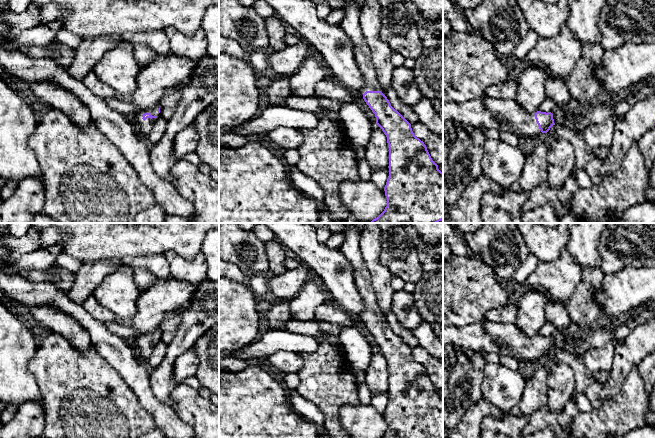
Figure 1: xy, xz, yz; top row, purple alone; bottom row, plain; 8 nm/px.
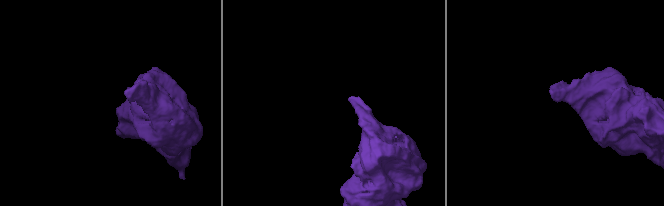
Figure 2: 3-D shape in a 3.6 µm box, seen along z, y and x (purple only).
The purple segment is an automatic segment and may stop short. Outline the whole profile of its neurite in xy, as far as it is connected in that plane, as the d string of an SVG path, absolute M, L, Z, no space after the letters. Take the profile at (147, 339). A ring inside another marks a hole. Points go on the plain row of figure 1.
M159 330L153 332L150 336L143 339L135 341L134 348L137 352L138 357L146 362L151 354L154 343L159 339L160 332Z

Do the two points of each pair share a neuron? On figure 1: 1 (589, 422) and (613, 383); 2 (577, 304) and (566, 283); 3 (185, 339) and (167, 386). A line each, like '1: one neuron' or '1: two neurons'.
1: two neurons
2: two neurons
3: one neuron

